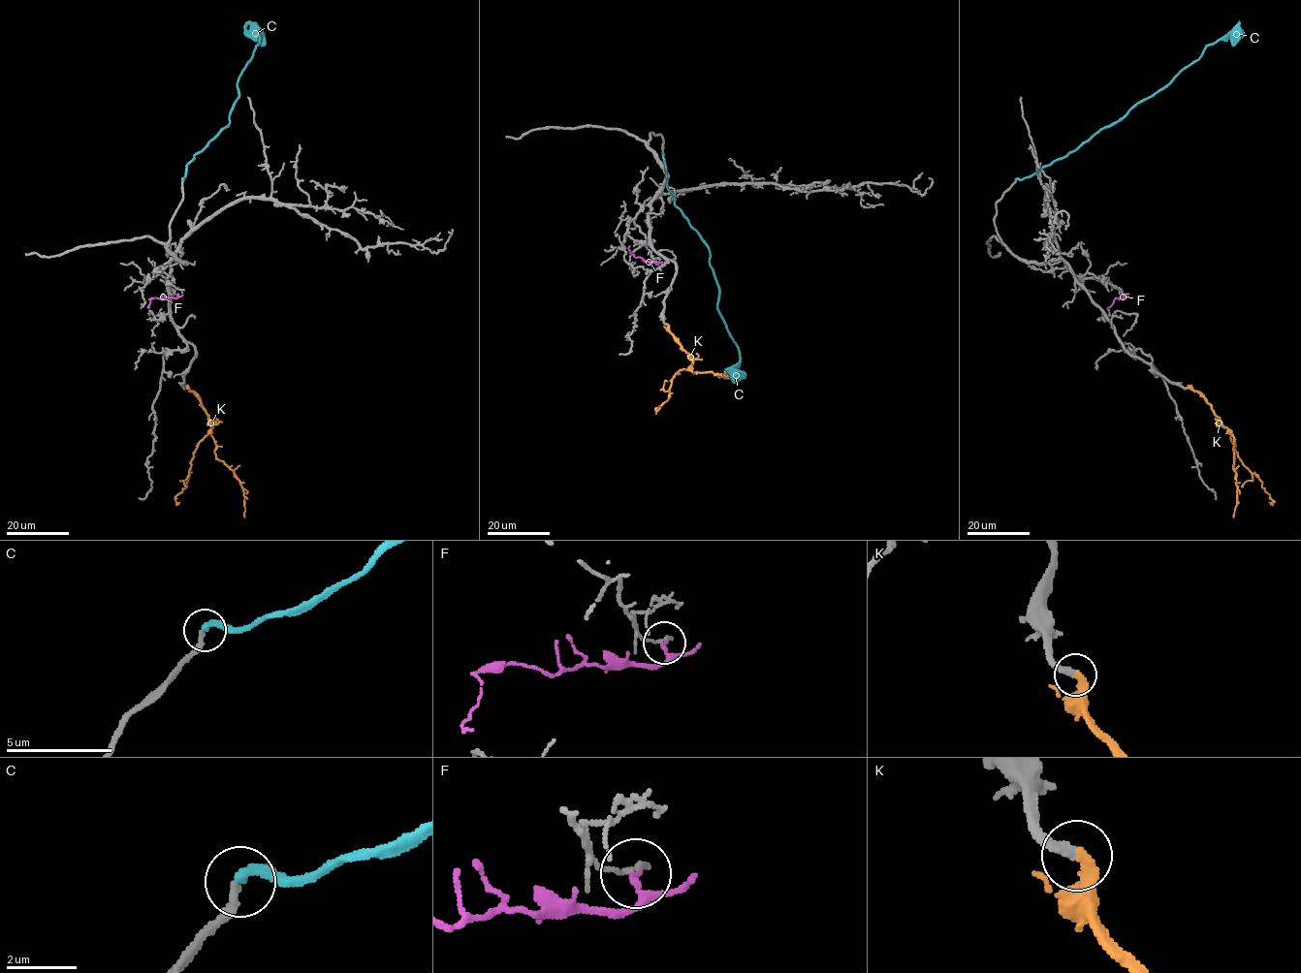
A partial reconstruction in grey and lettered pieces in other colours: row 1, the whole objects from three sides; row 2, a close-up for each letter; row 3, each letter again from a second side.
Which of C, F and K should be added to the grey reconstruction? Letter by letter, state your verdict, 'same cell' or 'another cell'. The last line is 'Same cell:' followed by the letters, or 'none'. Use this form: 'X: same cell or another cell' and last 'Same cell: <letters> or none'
C: same cell
F: another cell
K: same cell
Same cell: C, K

